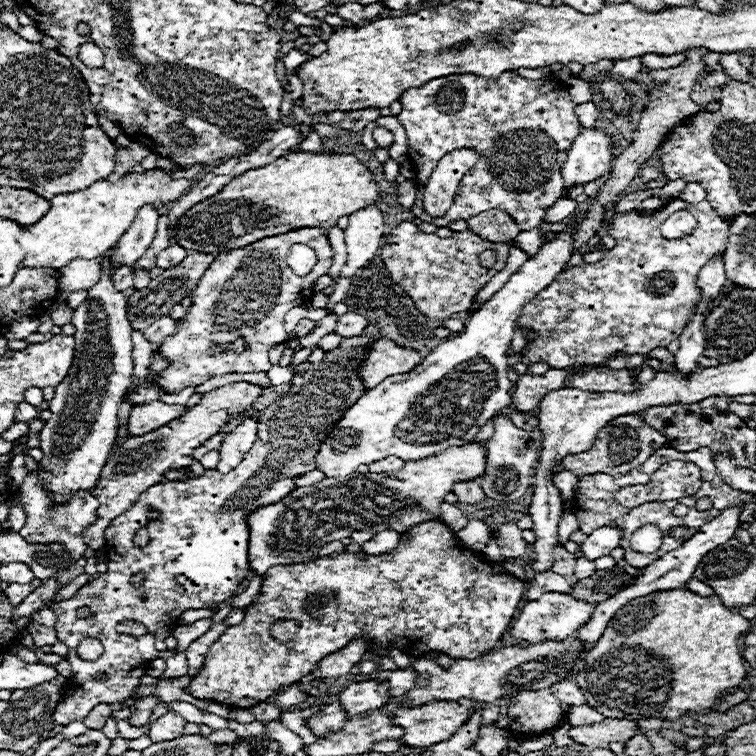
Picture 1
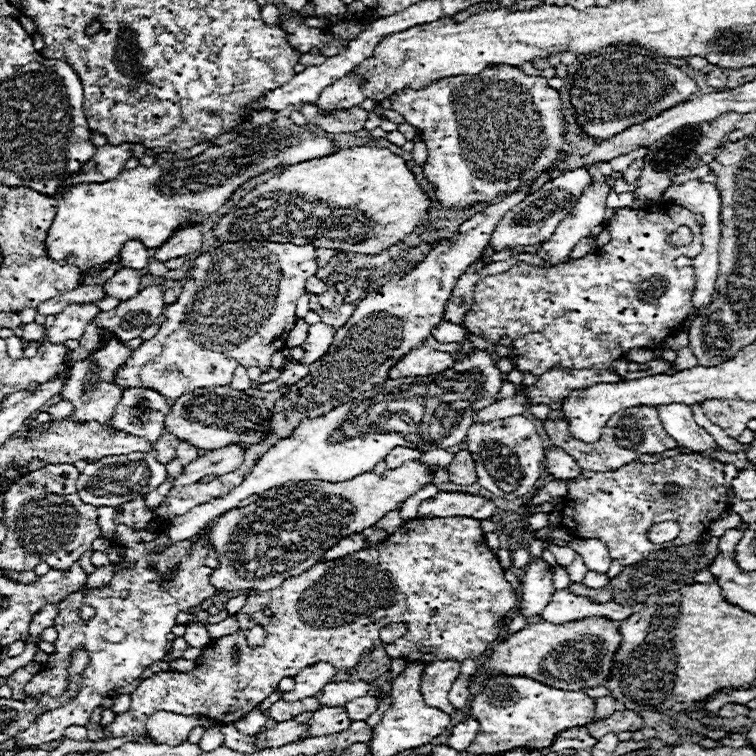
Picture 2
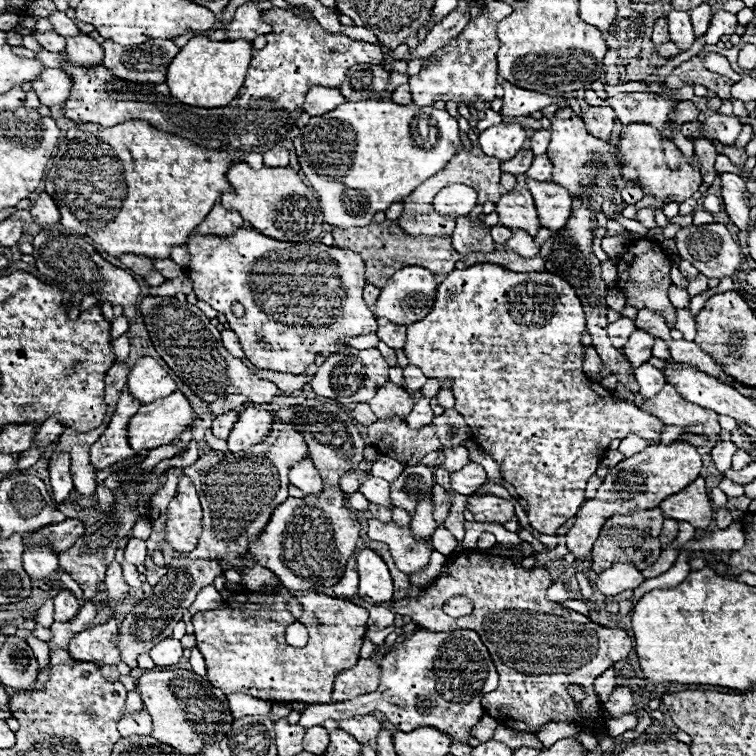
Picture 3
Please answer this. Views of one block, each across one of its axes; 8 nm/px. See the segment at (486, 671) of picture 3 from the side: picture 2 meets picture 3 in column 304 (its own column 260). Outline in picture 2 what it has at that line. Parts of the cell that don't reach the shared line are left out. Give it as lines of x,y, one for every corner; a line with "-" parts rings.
254,708
254,712
248,712
242,720
238,720
238,724
234,724
236,728
238,728
238,732
242,732
242,734
254,734
254,732
258,732
264,724
266,724
266,714
262,712
262,710
258,710
258,708

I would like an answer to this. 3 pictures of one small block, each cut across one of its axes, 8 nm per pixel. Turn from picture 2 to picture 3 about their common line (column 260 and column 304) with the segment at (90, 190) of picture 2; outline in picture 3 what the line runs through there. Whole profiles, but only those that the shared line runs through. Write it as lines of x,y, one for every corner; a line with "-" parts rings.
362,100
344,102
340,108
334,108
324,116
312,116
294,138
294,148
302,172
320,198
326,222
340,228
352,228
370,224
376,212
386,210
394,202
402,202
426,178
444,168
444,164
456,154
460,146
458,140
460,130
456,118
446,110
416,108
416,104
400,106
392,100

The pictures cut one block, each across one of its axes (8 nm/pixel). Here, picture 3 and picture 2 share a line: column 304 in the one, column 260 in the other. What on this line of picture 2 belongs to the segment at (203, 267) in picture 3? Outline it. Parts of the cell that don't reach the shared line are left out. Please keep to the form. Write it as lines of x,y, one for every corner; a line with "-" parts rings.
224,242
220,244
218,248
210,250
210,252
204,252
200,254
194,262
192,262
192,268
188,270
188,276
186,276
186,282
184,282
184,288
182,288
182,294
180,298
174,302
174,304
168,304
166,310
164,310
164,320
156,332
156,336
152,336
150,340
146,340
140,348
136,348
132,352
132,356
126,360
124,366
118,368
116,376
114,376
114,382
120,386
120,388
136,388
136,386
142,386
142,388
152,388
156,392
160,392
162,396
166,396
168,404
172,406
182,394
186,392
192,392
196,388
212,388
212,386
226,386
230,384
230,378
234,374
234,368
240,364
240,366
246,366
246,368
252,368
252,366
258,366
262,372
266,372
270,368
270,358
274,352
280,352
284,346
286,346
286,340
288,340
288,334
290,330
294,328
296,324
296,300
302,296
304,292
304,284
310,276
314,276
318,270
318,264
316,264
316,254
314,254
314,246
306,244
306,246
294,246
294,244
280,244
280,242

